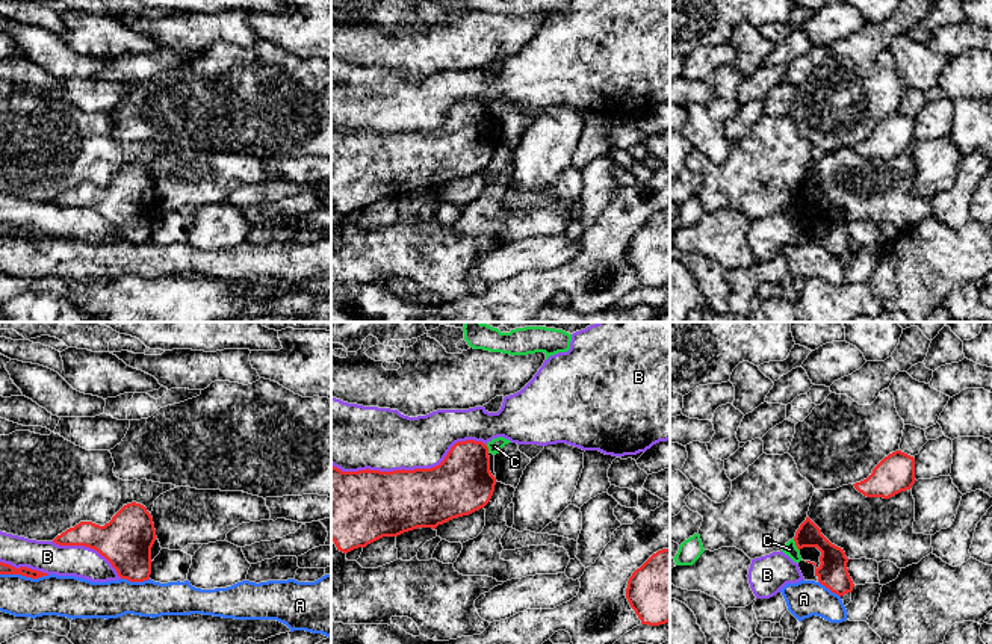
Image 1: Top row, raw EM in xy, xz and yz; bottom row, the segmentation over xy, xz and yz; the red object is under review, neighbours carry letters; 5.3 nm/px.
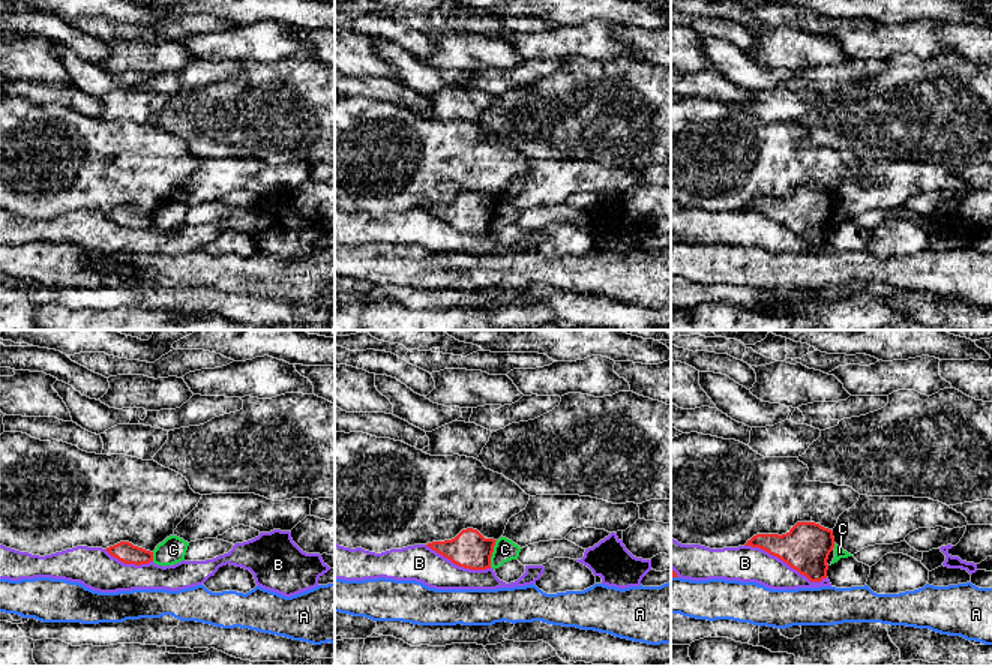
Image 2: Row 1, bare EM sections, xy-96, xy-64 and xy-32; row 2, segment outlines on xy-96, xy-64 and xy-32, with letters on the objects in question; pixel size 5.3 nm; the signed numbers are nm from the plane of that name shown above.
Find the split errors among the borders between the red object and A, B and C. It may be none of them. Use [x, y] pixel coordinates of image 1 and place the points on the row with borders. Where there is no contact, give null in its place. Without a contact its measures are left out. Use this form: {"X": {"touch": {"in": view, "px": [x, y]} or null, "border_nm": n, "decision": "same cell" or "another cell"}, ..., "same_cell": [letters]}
{"A": {"touch": {"in": "xy", "px": [24, 575]}, "border_nm": 260, "decision": "another cell"}, "B": {"touch": {"in": "xz", "px": [410, 470]}, "border_nm": 850, "decision": "another cell"}, "C": {"touch": {"in": "yz", "px": [796, 544]}, "border_nm": 80, "decision": "another cell"}, "same_cell": []}

